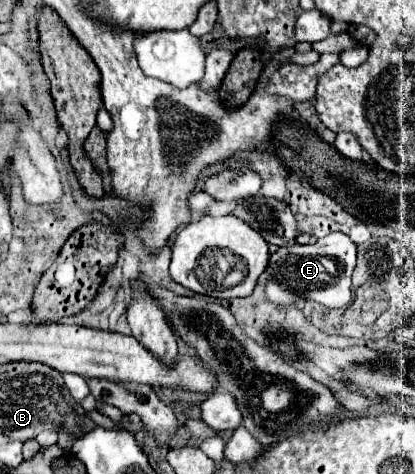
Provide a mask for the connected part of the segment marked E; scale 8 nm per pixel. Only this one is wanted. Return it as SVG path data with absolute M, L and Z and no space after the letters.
M329 233L325 237L321 237L317 243L313 245L285 245L279 247L277 253L271 253L269 257L269 265L265 269L267 275L267 283L265 283L265 297L269 303L277 305L277 307L289 307L297 301L317 301L325 307L345 307L351 301L351 273L355 269L355 243L343 235L343 233Z

